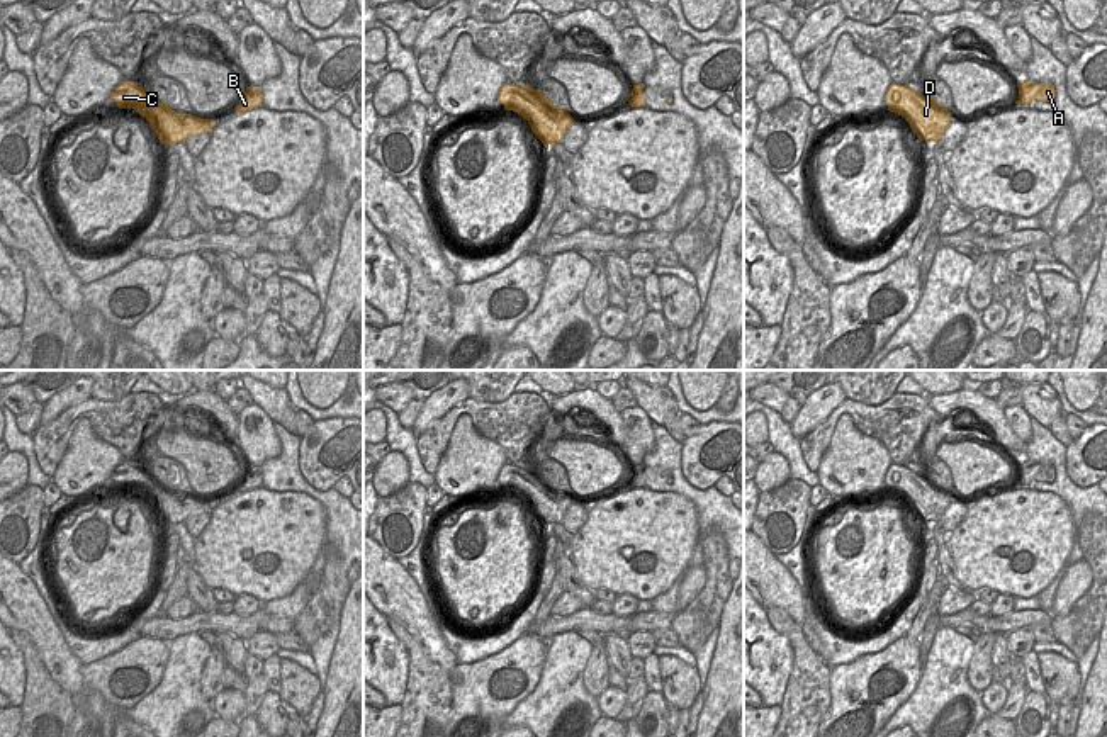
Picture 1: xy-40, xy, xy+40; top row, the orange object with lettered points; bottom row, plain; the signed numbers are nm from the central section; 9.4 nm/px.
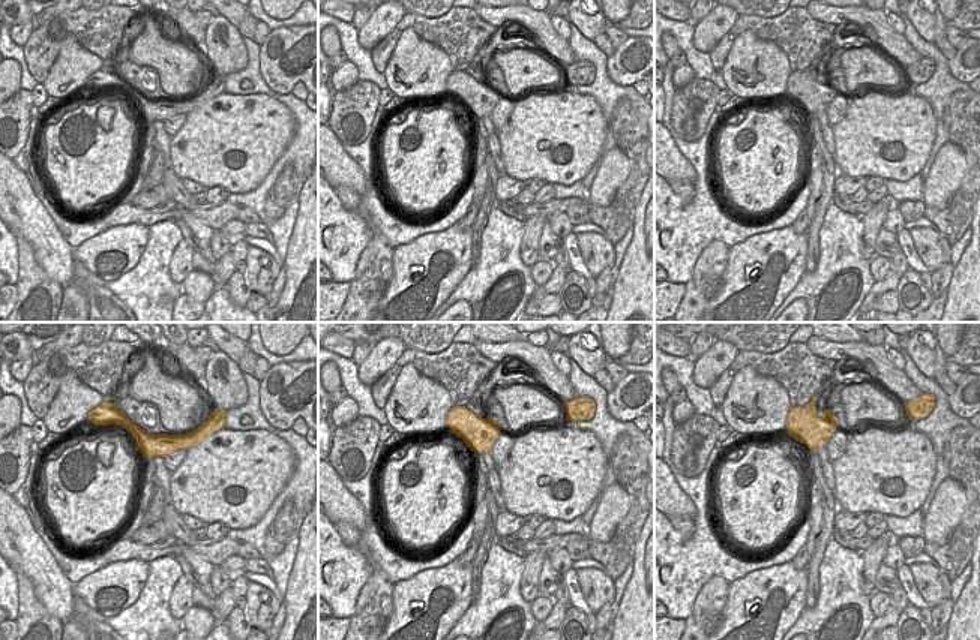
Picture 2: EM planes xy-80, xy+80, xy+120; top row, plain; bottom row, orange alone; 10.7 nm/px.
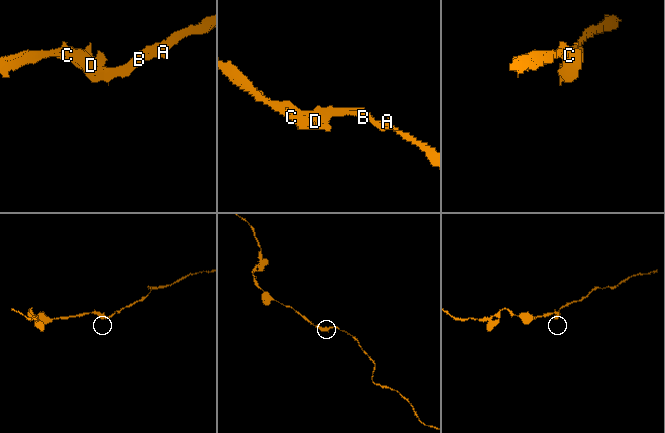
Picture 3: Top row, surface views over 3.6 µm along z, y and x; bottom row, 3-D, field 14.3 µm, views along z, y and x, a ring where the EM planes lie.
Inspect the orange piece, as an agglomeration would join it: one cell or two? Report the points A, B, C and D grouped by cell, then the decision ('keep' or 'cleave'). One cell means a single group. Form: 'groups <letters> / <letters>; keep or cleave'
groups A B C D; keep

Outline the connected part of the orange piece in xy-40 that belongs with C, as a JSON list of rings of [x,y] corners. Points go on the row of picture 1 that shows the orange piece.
[[[124,80],[110,93],[110,102],[115,102],[119,109],[139,112],[165,146],[185,141],[190,134],[212,134],[214,119],[178,114],[155,98],[146,85],[138,87]]]

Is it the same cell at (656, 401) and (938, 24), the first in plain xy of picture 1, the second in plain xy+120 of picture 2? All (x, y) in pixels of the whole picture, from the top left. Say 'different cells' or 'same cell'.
same cell

